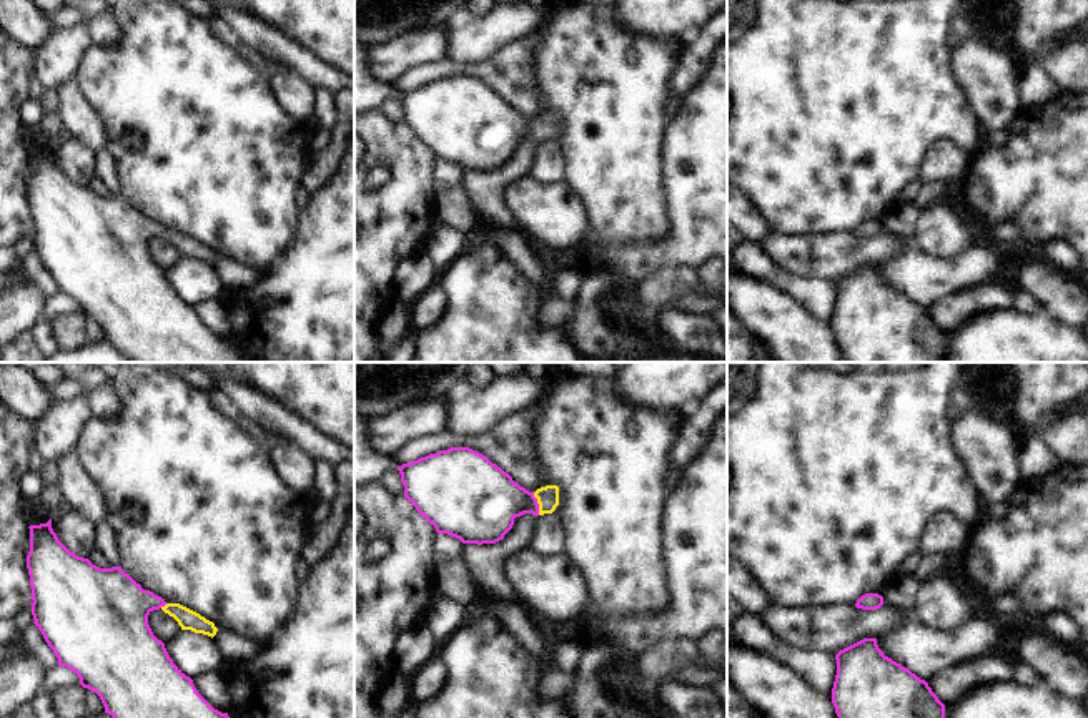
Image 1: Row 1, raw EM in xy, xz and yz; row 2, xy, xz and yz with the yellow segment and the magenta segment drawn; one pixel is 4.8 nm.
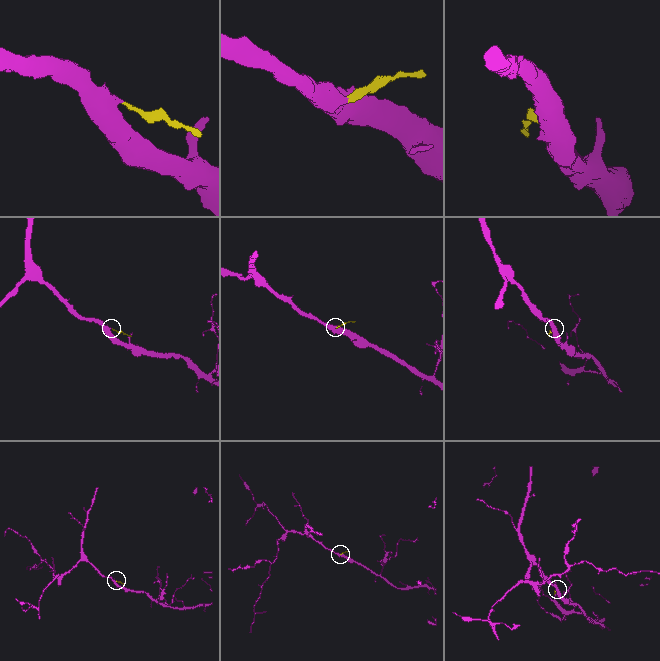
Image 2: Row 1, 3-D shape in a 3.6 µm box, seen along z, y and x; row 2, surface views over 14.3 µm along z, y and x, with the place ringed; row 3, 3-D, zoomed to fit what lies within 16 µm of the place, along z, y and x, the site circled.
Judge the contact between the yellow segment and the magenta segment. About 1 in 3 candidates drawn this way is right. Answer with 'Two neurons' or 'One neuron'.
One neuron

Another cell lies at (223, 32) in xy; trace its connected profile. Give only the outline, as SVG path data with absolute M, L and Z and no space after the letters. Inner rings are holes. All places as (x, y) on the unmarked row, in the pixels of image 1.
M216 17L210 18L206 22L208 22L210 28L216 33L216 37L221 42L225 42L226 45L236 48L241 43L240 38L235 37L231 28L225 22L218 20Z

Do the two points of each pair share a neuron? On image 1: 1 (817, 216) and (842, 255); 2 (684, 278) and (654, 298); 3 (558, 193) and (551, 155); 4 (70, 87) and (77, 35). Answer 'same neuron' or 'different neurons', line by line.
1: different neurons
2: same neuron
3: different neurons
4: different neurons

